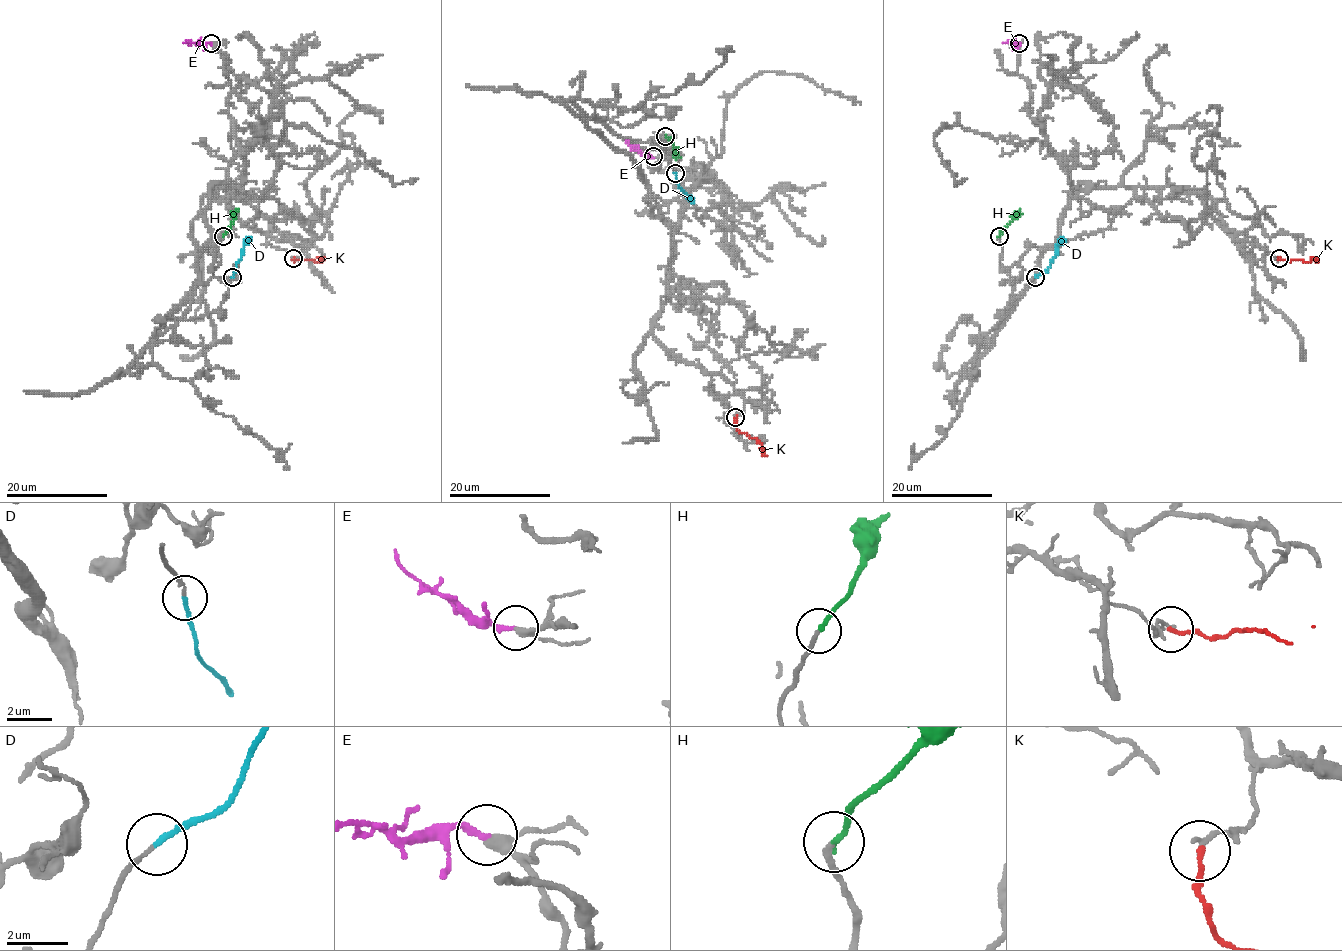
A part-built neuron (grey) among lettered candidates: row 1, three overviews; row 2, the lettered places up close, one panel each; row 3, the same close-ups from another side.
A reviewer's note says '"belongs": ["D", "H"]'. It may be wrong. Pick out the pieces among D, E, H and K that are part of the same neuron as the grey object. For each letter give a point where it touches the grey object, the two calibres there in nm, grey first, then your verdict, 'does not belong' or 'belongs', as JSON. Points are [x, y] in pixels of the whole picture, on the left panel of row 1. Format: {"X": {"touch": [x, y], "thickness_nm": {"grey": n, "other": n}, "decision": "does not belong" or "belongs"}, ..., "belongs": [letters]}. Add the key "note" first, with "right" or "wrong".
{"note": "wrong", "D": {"touch": [232, 277], "thickness_nm": {"grey": 130, "other": 170}, "decision": "belongs"}, "E": {"touch": [211, 43], "thickness_nm": {"grey": 280, "other": 220}, "decision": "belongs"}, "H": {"touch": [223, 236], "thickness_nm": {"grey": 190, "other": 190}, "decision": "belongs"}, "K": {"touch": [293, 258], "thickness_nm": {"grey": 160, "other": 190}, "decision": "does not belong"}, "belongs": ["D", "E", "H"]}

